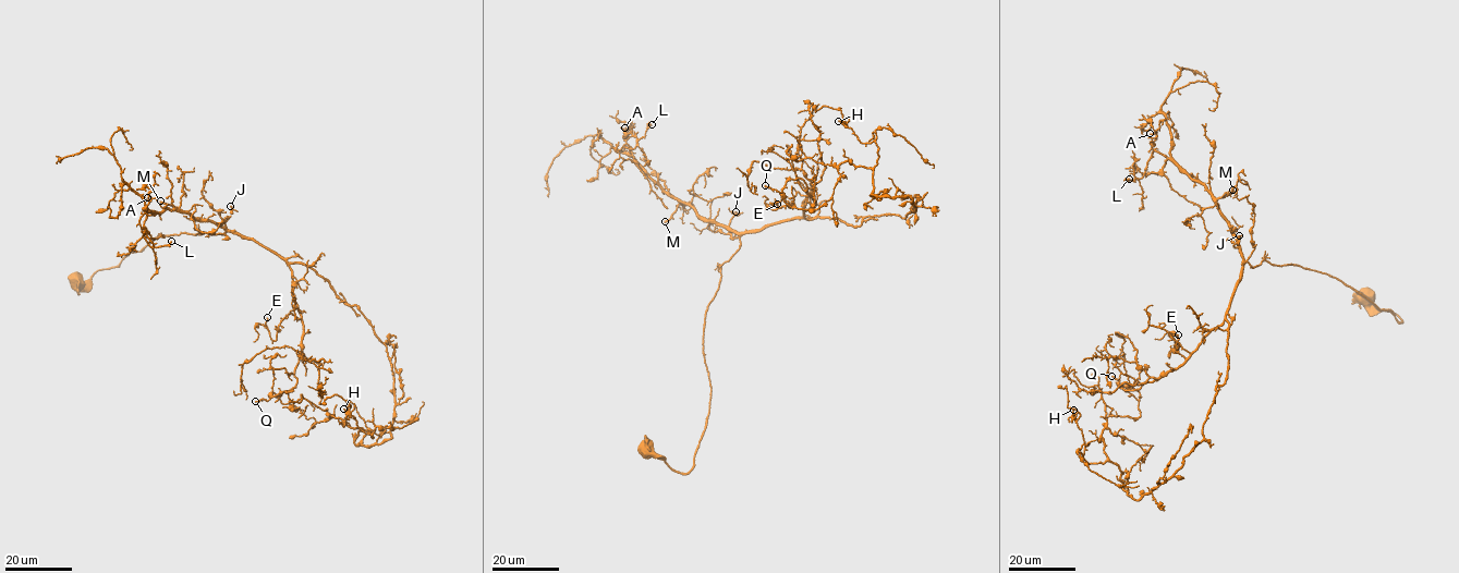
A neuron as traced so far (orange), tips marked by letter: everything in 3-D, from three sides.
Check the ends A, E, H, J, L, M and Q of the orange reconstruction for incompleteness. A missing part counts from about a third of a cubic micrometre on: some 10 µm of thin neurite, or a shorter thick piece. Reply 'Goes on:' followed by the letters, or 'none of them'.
Goes on: J, M

